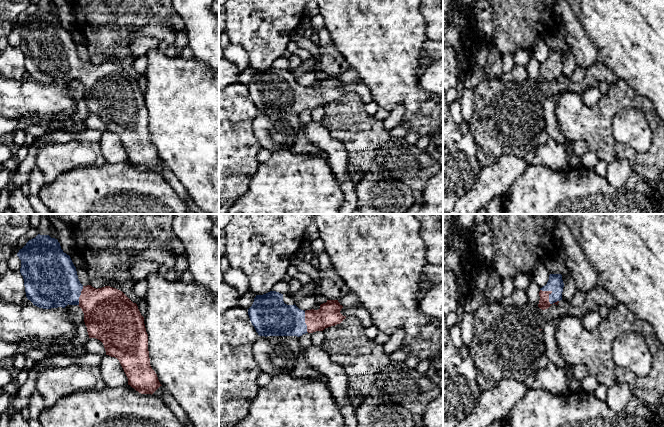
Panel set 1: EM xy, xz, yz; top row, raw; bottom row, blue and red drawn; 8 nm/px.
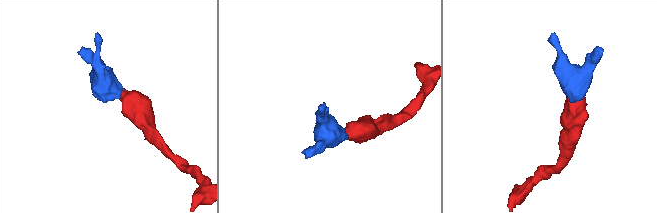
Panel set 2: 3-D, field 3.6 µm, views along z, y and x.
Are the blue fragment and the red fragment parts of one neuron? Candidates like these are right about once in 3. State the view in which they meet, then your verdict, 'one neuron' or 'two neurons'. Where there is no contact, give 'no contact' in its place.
yz | one neuron

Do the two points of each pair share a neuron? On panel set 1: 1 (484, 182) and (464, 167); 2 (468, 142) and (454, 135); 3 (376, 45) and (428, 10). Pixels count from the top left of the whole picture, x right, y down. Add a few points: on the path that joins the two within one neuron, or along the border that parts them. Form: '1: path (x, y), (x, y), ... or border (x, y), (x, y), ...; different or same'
1: border (482, 167), (473, 186), (462, 195); different
2: border (460, 125), (461, 137), (453, 143); different
3: border (419, 10), (426, 22), (425, 35), (427, 37); different

